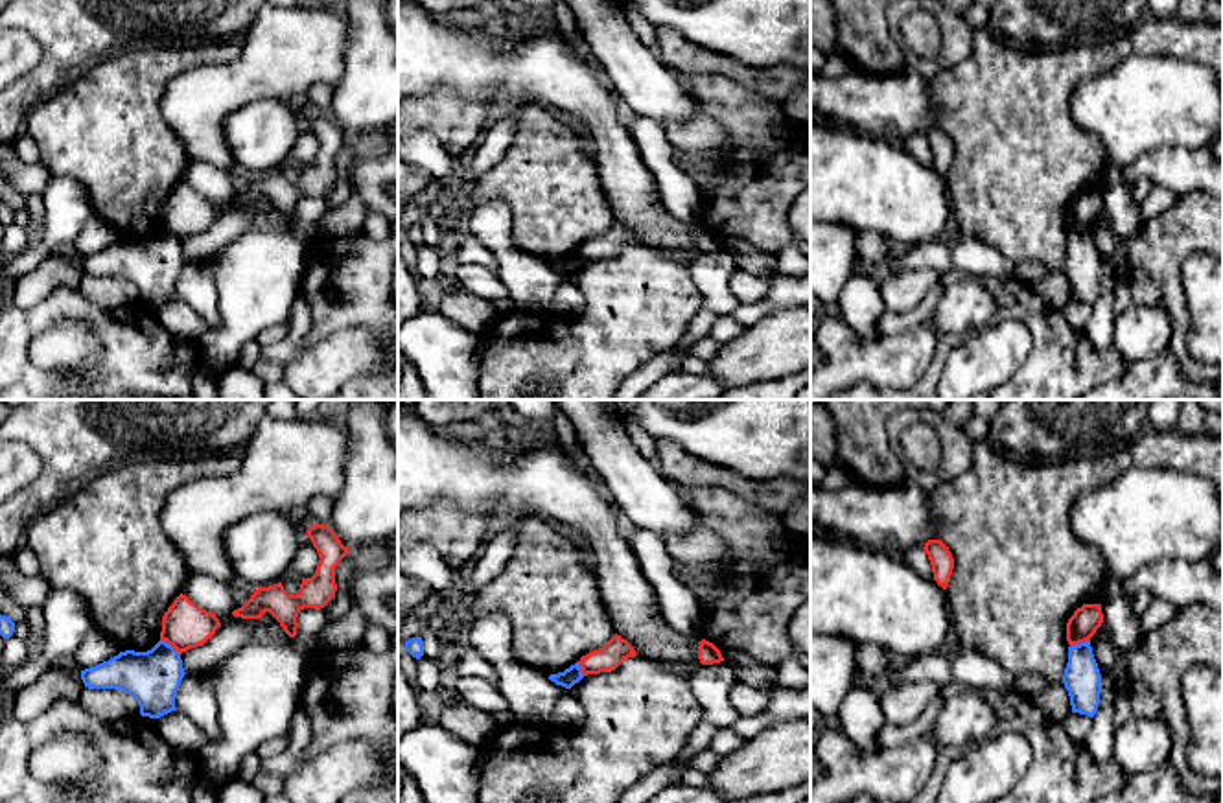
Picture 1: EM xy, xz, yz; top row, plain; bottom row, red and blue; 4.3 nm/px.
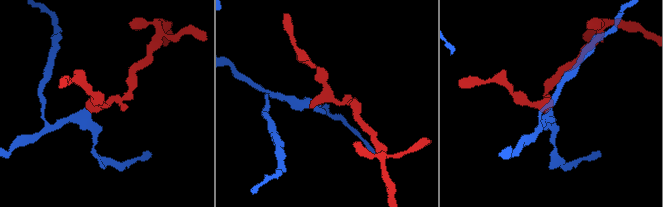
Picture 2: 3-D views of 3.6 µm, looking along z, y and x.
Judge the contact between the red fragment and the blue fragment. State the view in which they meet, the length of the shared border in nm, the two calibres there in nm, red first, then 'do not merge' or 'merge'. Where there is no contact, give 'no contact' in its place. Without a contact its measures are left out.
meets red in xy; contact 120 nm long; 200 nm thick on the red side, 240 nm on the other; do not merge

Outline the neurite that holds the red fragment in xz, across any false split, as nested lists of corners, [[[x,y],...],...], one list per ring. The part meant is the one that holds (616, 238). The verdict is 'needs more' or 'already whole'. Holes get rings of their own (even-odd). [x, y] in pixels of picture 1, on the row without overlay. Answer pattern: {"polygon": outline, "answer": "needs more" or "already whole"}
{"polygon": [[[613,223],[602,236],[580,245],[582,262],[600,262],[615,258],[624,247],[635,245],[634,234],[621,223]]], "answer": "already whole"}

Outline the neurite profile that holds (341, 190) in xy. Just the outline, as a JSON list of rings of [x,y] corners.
[[[337,177],[335,184],[324,193],[330,208],[339,206],[352,195],[352,186],[348,179]]]

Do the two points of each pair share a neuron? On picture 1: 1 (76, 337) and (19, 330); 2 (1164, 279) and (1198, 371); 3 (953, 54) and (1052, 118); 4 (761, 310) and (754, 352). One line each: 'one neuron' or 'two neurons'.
1: two neurons
2: one neuron
3: two neurons
4: two neurons

